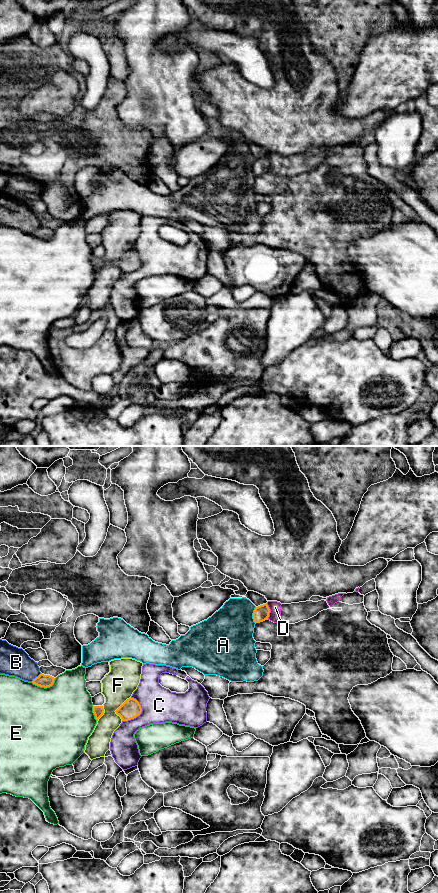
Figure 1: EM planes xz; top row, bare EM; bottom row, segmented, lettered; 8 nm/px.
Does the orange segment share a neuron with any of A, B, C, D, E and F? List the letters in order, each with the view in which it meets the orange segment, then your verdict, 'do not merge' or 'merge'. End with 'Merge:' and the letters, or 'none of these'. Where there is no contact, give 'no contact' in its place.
A: xz | do not merge
B: xz | do not merge
C: xz | do not merge
D: xz | do not merge
E: xz | do not merge
F: xz | do not merge
Merge: none of these

